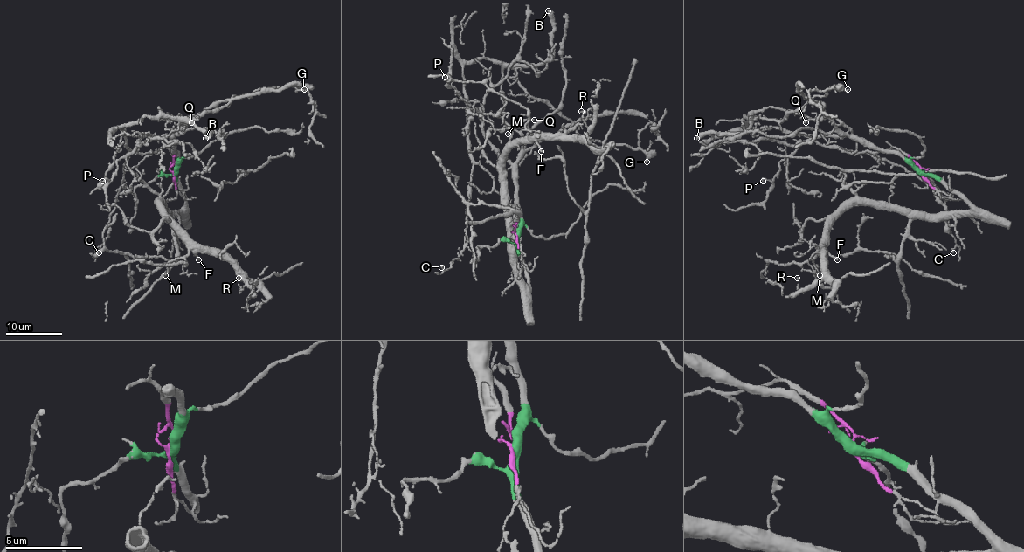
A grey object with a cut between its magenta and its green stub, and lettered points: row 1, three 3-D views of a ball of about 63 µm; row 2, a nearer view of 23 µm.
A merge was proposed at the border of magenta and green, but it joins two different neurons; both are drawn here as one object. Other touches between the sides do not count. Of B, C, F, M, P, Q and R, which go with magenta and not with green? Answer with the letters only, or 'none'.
B, C, Q

